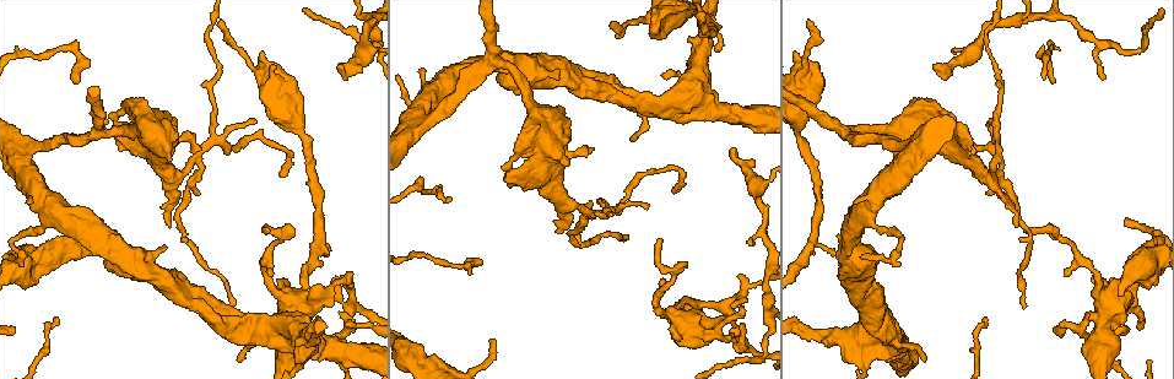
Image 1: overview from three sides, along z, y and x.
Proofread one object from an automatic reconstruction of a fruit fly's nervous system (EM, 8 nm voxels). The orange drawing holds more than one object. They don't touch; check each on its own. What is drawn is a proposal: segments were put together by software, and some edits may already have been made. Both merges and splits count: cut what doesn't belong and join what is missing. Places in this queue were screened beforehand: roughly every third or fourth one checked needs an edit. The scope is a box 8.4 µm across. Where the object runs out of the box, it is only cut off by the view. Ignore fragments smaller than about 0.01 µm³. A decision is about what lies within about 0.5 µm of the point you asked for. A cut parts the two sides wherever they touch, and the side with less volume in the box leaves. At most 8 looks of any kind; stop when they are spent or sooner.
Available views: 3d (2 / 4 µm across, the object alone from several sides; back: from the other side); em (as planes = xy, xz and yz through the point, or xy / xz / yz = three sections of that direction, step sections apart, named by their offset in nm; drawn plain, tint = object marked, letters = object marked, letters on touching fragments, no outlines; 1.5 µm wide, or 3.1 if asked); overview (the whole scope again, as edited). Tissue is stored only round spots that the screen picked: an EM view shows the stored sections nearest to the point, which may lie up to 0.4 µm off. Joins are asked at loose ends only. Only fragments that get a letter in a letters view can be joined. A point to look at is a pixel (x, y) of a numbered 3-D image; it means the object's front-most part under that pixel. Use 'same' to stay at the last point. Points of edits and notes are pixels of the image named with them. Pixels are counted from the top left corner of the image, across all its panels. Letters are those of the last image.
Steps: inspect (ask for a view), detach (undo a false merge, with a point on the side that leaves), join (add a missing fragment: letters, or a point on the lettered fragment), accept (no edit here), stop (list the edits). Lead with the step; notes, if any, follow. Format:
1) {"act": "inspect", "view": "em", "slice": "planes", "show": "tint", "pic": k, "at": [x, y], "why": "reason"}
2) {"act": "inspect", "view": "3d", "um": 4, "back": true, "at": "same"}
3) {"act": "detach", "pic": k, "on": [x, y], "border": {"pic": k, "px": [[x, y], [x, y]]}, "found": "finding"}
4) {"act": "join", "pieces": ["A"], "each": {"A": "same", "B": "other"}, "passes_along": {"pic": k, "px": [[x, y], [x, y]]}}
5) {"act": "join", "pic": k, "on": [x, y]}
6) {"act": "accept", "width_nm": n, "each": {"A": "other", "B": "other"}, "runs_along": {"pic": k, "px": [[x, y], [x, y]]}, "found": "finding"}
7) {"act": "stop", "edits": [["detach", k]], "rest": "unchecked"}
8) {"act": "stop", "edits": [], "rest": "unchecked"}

{"act": "inspect", "view": "em", "um": 3.1, "slice": "xz", "step": 8, "show": "tint", "pic": 1, "at": [1089, 347], "why": "four arms meet"}

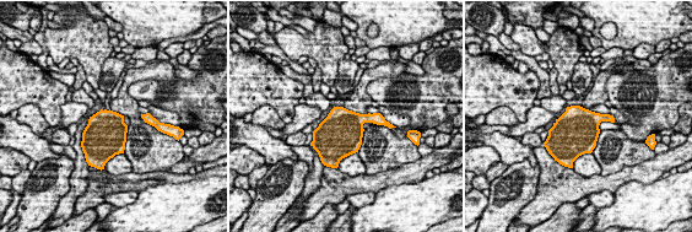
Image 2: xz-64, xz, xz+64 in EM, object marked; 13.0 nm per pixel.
{"act": "inspect", "view": "em", "um": 3.1, "slice": "xz", "step": 8, "show": "letters", "at": "same"}

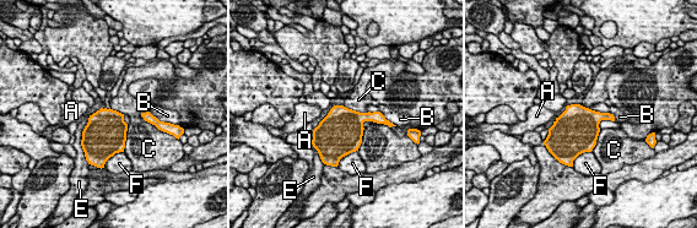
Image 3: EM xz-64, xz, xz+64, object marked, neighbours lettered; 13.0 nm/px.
{"act": "accept", "longest_contact_nm": ["E", 420], "each": {"A": "other", "B": "other", "C": "other", "E": "other", "F": "other"}, "border": {"pic": 3, "px": [[128, 125], [123, 151]]}, "found": "all the same cell"}

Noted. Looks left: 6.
{"act": "inspect", "view": "em", "slice": "planes", "show": "letters", "pic": 1, "at": [495, 341], "why": "branch stops here"}

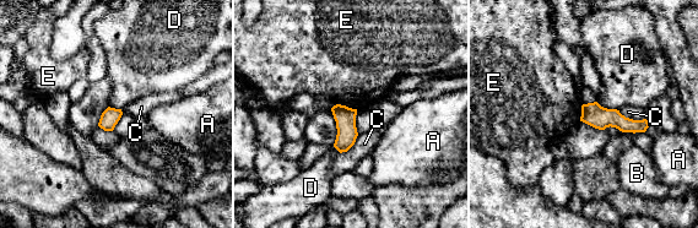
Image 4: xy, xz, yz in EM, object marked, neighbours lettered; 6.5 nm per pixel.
{"act": "accept", "each": {"A": "other", "B": "other", "C": "other", "D": "other", "E": "other"}, "found": "none of them fits"}

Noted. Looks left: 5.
{"act": "inspect", "view": "em", "slice": "planes", "show": "plain", "pic": 1, "at": [820, 74]}

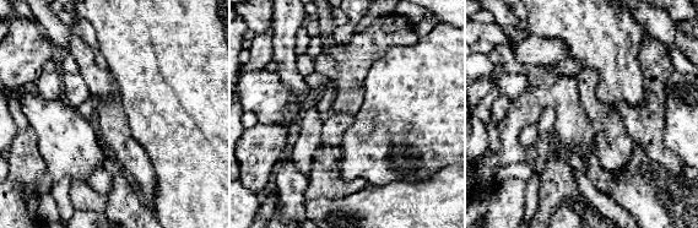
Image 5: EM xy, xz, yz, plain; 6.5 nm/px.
{"act": "inspect", "view": "em", "slice": "planes", "show": "letters", "at": "same", "why": "what lies round it"}

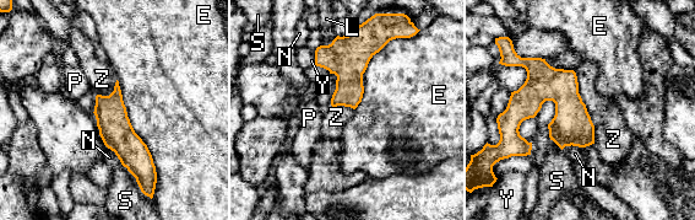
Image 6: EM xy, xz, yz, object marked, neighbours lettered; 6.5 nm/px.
{"act": "accept", "width_nm": 180, "each": {"E": "other", "L": "other", "N": "other", "P": "other", "S": "other", "Y": "other", "Z": "other"}, "border": {"pic": 6, "px": [[573, 70], [593, 125], [595, 143]]}, "found": "none of them fits"}

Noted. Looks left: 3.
{"act": "stop", "edits": [], "rest": "unchecked"}

